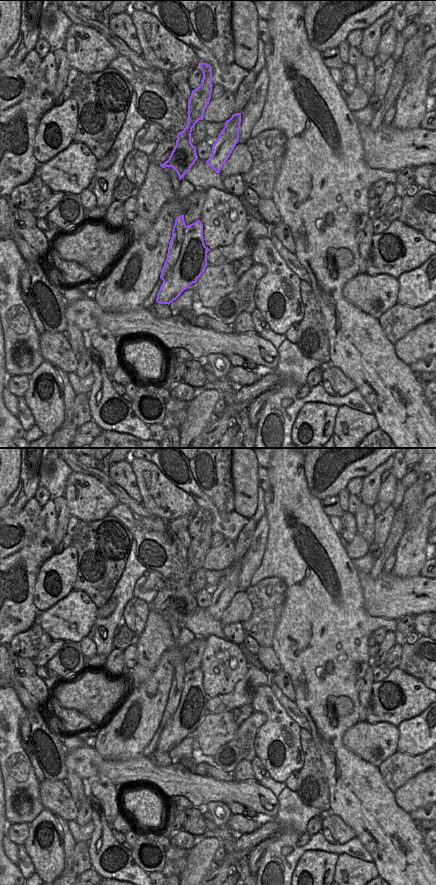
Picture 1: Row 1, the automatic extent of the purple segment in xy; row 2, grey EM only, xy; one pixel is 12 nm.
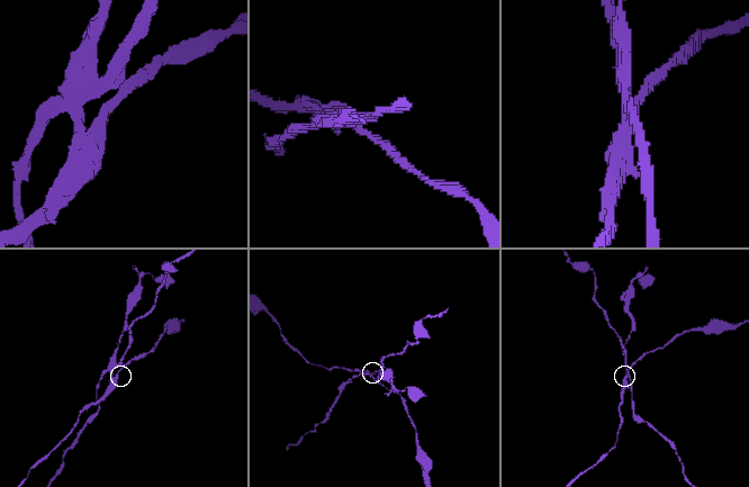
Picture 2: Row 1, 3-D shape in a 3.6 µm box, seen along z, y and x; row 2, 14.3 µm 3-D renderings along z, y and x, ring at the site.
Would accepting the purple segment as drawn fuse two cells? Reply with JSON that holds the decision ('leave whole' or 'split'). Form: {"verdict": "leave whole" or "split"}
{"verdict": "split"}

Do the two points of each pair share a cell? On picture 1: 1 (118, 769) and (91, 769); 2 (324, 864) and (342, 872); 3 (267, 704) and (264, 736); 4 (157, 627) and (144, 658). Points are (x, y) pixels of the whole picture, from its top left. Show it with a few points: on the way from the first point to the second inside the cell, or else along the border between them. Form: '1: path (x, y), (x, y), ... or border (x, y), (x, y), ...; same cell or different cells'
1: path (111, 769), (98, 768); same cell
2: border (339, 855), (334, 874); different cells
3: path (271, 712), (271, 728); same cell
4: path (157, 635), (150, 650); same cell

